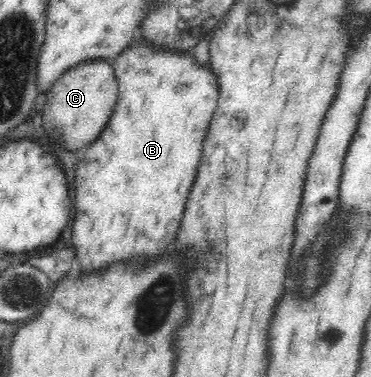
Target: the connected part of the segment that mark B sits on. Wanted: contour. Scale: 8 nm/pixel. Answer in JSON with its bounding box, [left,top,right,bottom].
[72,40,219,272]

